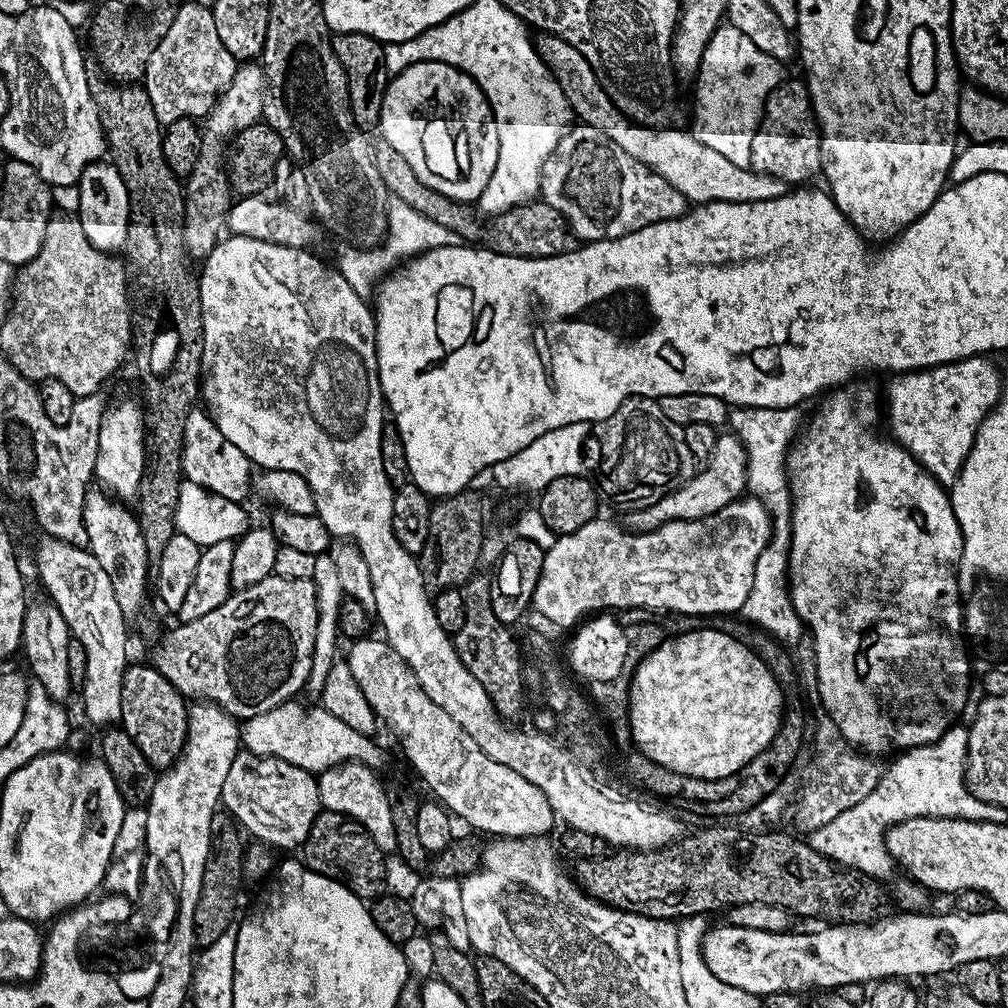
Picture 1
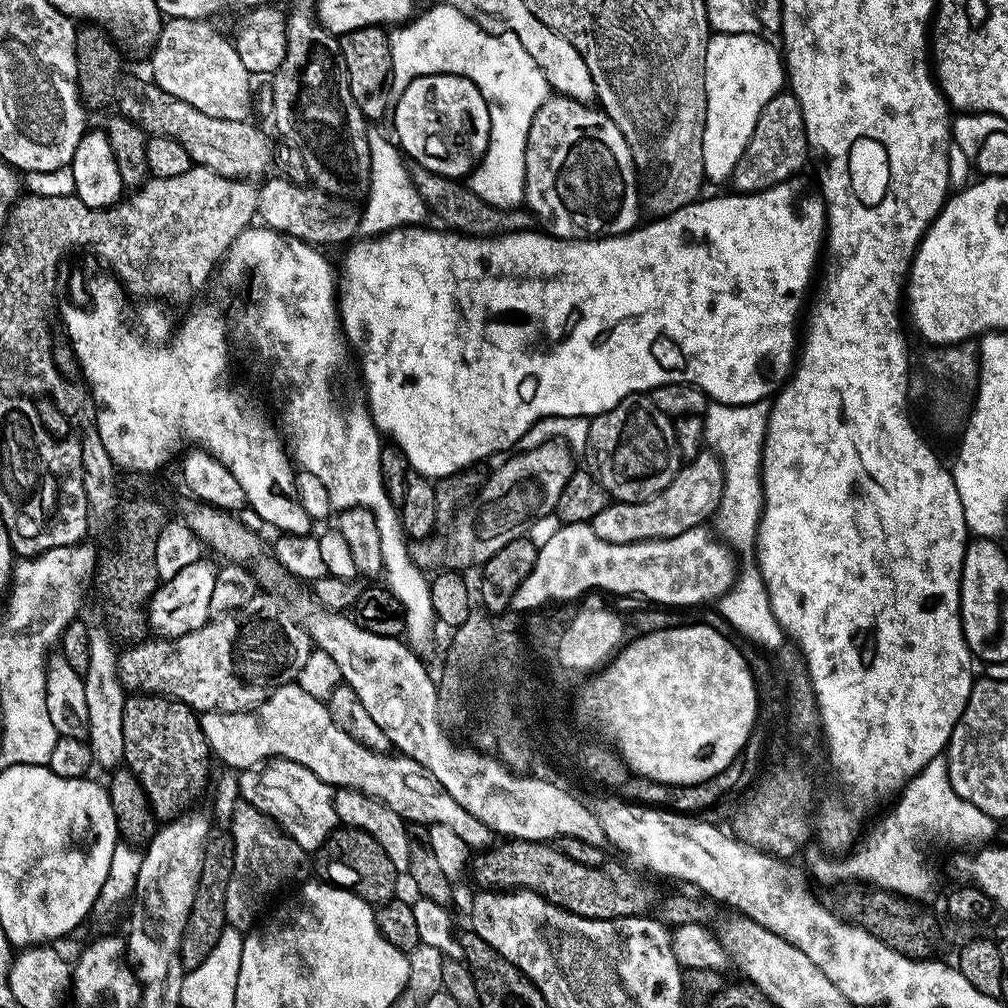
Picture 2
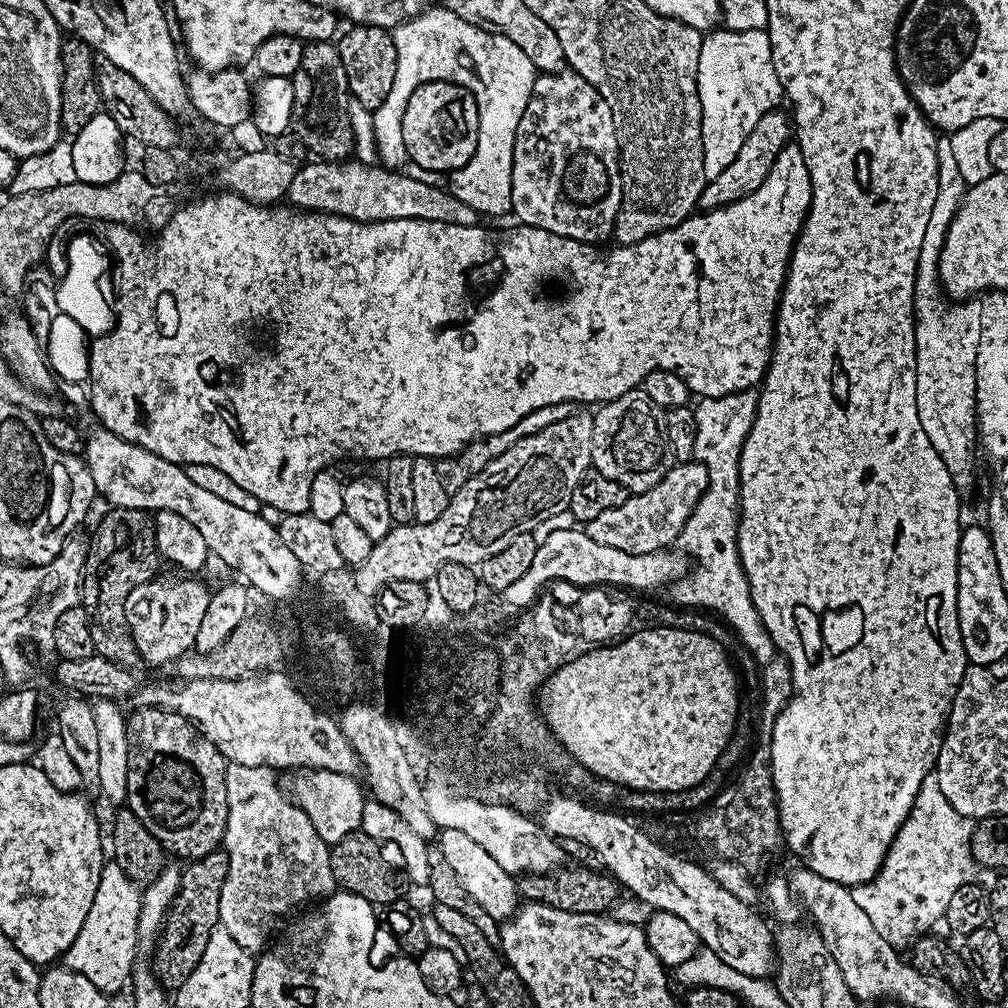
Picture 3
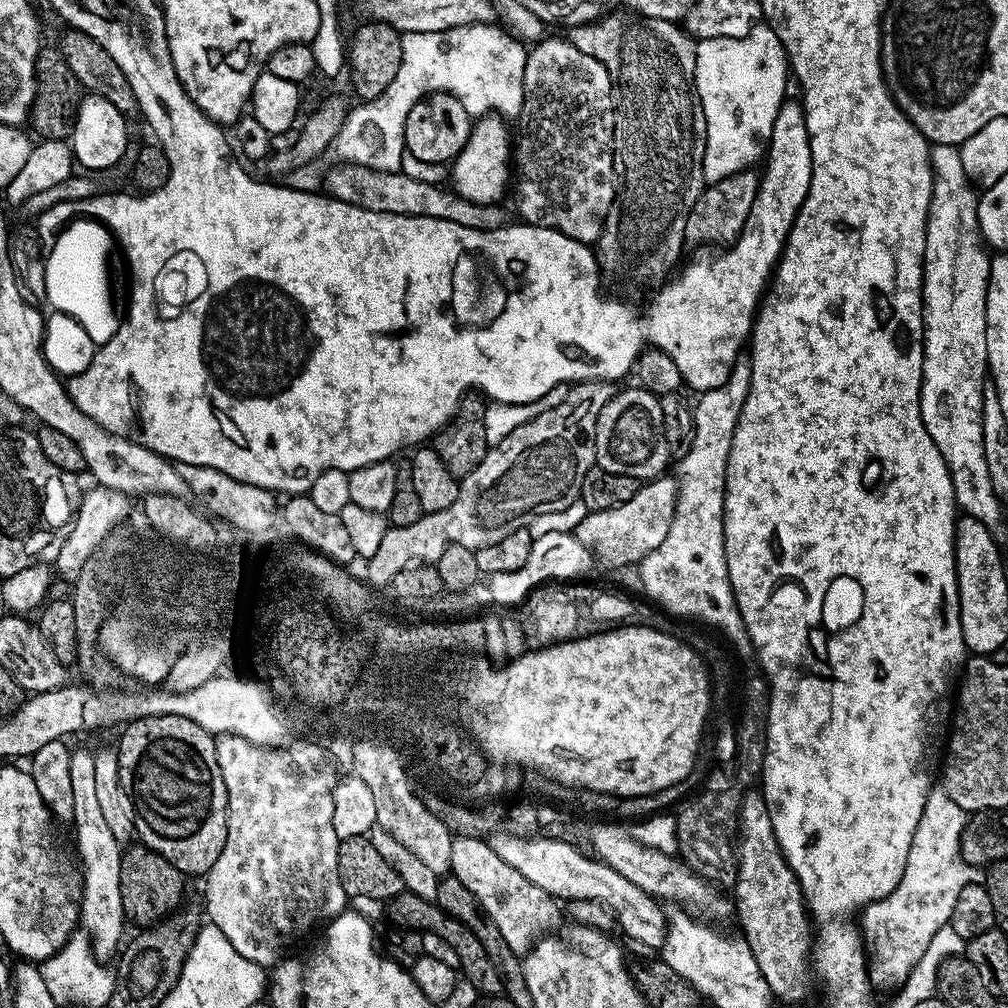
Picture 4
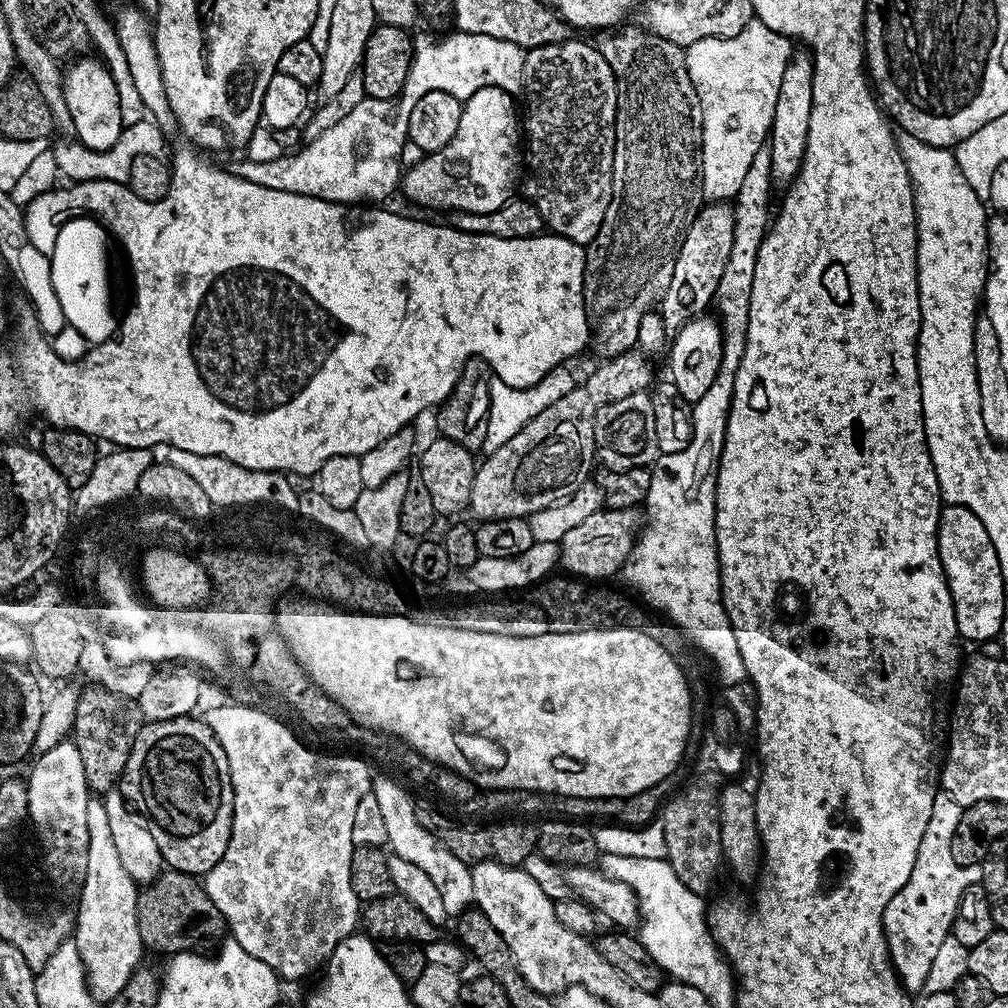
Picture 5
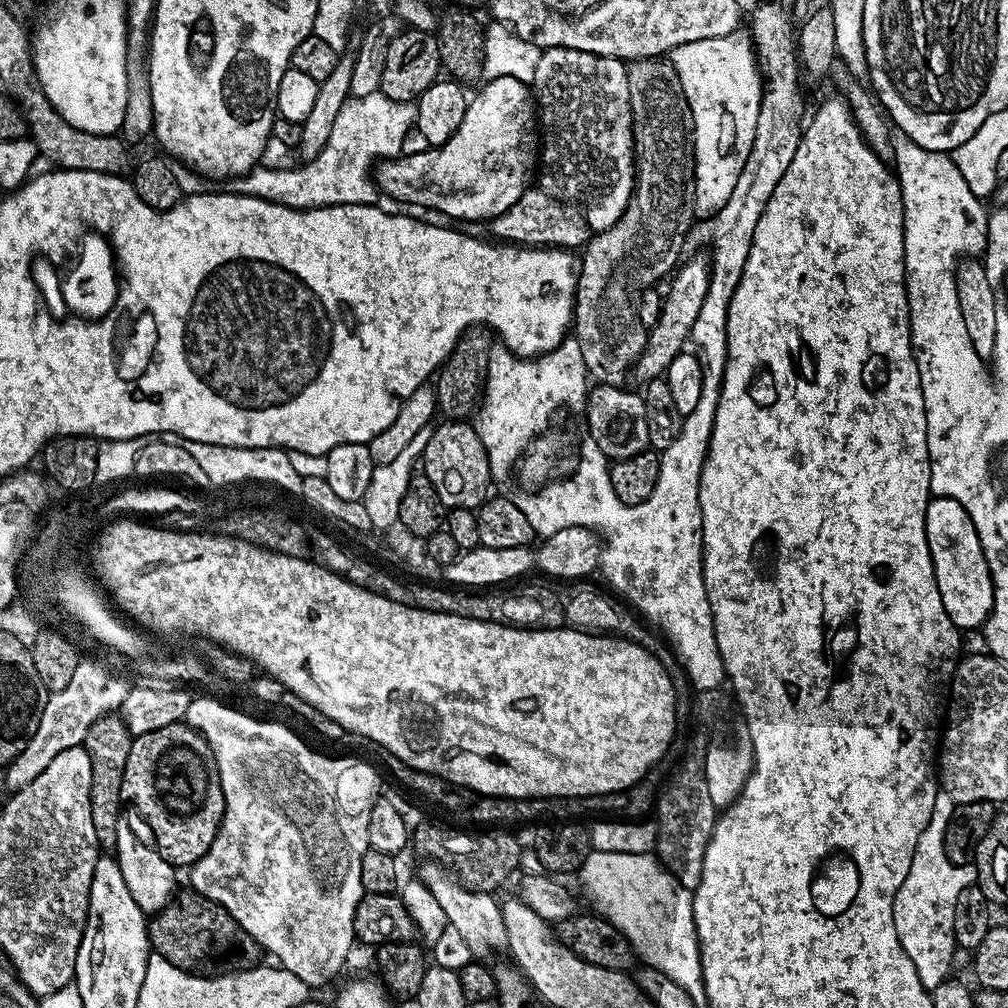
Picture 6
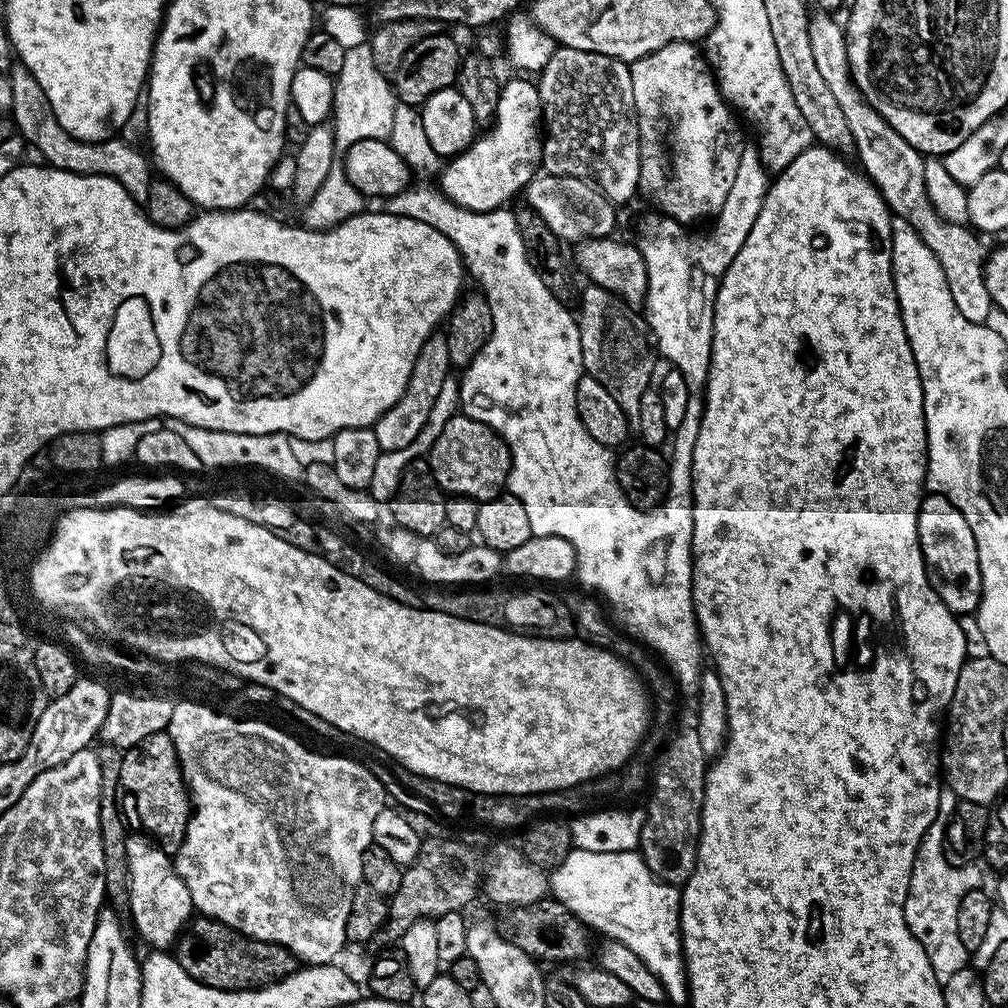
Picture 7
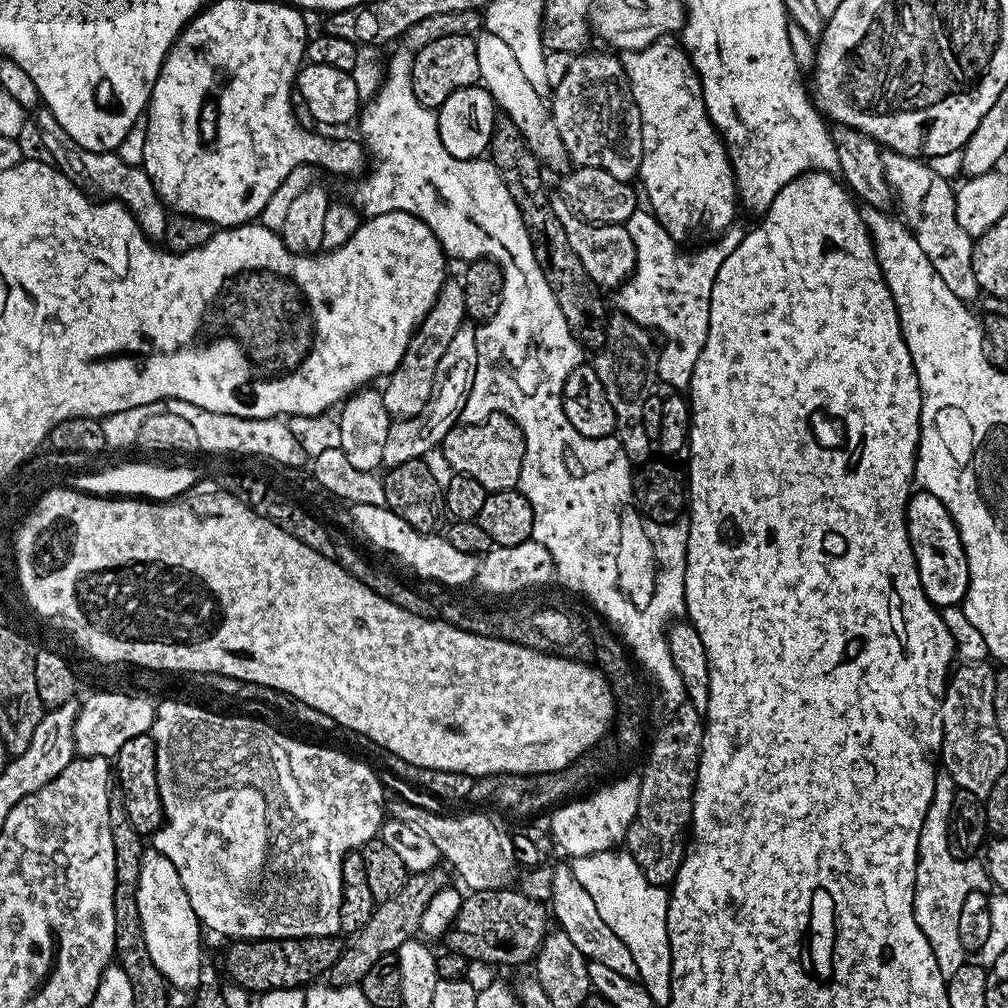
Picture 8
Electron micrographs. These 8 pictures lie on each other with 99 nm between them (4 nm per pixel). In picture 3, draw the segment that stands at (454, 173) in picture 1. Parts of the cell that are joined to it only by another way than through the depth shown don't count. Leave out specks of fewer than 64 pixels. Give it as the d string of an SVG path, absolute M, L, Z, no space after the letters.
M432 80L418 86L406 97L402 114L402 138L407 159L428 172L451 174L466 166L478 146L481 105L464 89L465 85L451 80Z

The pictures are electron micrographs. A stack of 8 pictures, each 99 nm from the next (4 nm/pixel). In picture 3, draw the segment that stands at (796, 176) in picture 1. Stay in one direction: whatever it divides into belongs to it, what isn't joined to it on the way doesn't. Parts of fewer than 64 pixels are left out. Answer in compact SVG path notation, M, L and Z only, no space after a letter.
M773 110L762 114L762 118L758 120L758 126L754 126L754 130L750 130L746 142L742 142L742 150L738 150L738 158L734 158L734 162L730 162L730 166L726 166L726 170L722 170L722 174L718 174L718 178L705 183L700 195L699 207L701 209L725 208L728 204L733 204L754 194L754 190L758 190L758 186L762 186L762 182L766 182L778 154L794 136L794 124L789 113L780 111Z

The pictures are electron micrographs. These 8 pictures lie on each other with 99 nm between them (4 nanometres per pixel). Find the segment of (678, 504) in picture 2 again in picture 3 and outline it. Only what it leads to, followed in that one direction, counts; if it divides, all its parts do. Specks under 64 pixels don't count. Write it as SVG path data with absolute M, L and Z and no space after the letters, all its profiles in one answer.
M676 462L669 467L668 472L650 490L629 495L622 506L614 506L614 510L602 510L598 518L587 521L586 531L594 542L602 542L602 546L614 546L614 550L626 550L626 554L650 554L675 545L680 539L682 530L700 500L700 495L708 485L708 471L699 462Z

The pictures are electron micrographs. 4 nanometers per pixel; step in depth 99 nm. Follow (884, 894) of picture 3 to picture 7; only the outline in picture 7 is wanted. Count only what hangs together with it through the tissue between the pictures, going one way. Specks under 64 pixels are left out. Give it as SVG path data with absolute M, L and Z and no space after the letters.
M941 787L938 814L930 830L926 830L926 834L920 839L904 903L906 926L910 934L918 938L922 950L926 950L926 958L930 958L930 966L941 986L948 981L950 974L958 974L958 970L969 967L970 954L966 946L962 946L962 938L958 938L958 906L966 893L981 887L982 884L975 863L968 862L961 866L953 862L946 851L948 819L957 803L958 798L952 793L951 788Z

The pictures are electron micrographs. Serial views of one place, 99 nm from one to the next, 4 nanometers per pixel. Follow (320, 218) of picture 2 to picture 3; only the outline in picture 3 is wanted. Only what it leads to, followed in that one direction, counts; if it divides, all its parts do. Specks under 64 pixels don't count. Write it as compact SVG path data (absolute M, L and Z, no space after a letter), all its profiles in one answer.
M349 158L343 162L313 159L299 165L294 182L288 187L287 203L305 212L329 212L331 216L345 216L351 220L429 220L446 222L450 226L477 226L482 217L466 202L454 198L447 187L403 176L400 170L363 164Z

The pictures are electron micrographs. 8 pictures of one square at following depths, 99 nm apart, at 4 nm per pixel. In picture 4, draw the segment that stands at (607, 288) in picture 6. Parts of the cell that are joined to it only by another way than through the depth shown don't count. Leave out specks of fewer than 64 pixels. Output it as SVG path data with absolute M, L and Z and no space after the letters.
M613 10L599 20L569 27L566 36L574 46L578 46L578 50L582 50L582 54L590 54L606 66L612 79L616 104L612 132L610 128L616 198L594 245L596 264L601 273L616 284L633 284L636 288L659 285L681 263L680 251L686 248L686 218L706 187L706 122L700 99L696 97L695 81L697 41L679 23L641 16L627 10Z

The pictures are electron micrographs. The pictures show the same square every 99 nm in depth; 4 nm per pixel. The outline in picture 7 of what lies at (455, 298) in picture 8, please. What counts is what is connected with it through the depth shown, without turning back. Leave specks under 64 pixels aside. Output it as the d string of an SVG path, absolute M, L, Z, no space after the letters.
M432 335L418 350L418 358L414 358L414 370L410 370L406 390L402 390L402 396L381 414L374 425L381 452L410 446L410 442L414 442L414 438L418 438L422 426L426 426L426 418L430 418L430 410L438 398L438 393L442 391L442 382L446 382L452 367L452 360L448 357L447 335Z

